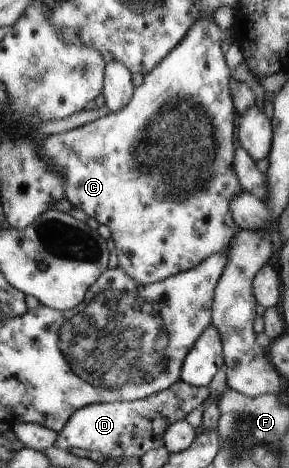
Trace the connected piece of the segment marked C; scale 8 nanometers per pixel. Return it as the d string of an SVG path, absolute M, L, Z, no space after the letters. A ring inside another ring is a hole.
M209 17L199 19L175 50L171 51L150 74L144 75L143 83L135 89L134 96L127 106L75 129L49 135L38 145L39 155L43 159L47 157L49 159L47 163L51 163L51 167L55 165L55 169L59 169L59 175L63 175L63 179L66 180L65 199L69 200L74 208L83 210L89 218L96 219L100 224L109 227L112 234L111 242L119 259L119 267L139 285L145 286L198 267L199 263L206 262L211 255L221 253L230 247L234 236L240 231L234 221L231 203L243 193L244 188L235 168L236 156L233 155L235 153L235 113L233 113L234 99L231 99L231 93L229 93L231 71L221 51L223 41L232 39L233 33L235 33L233 28L219 29L214 19Z

